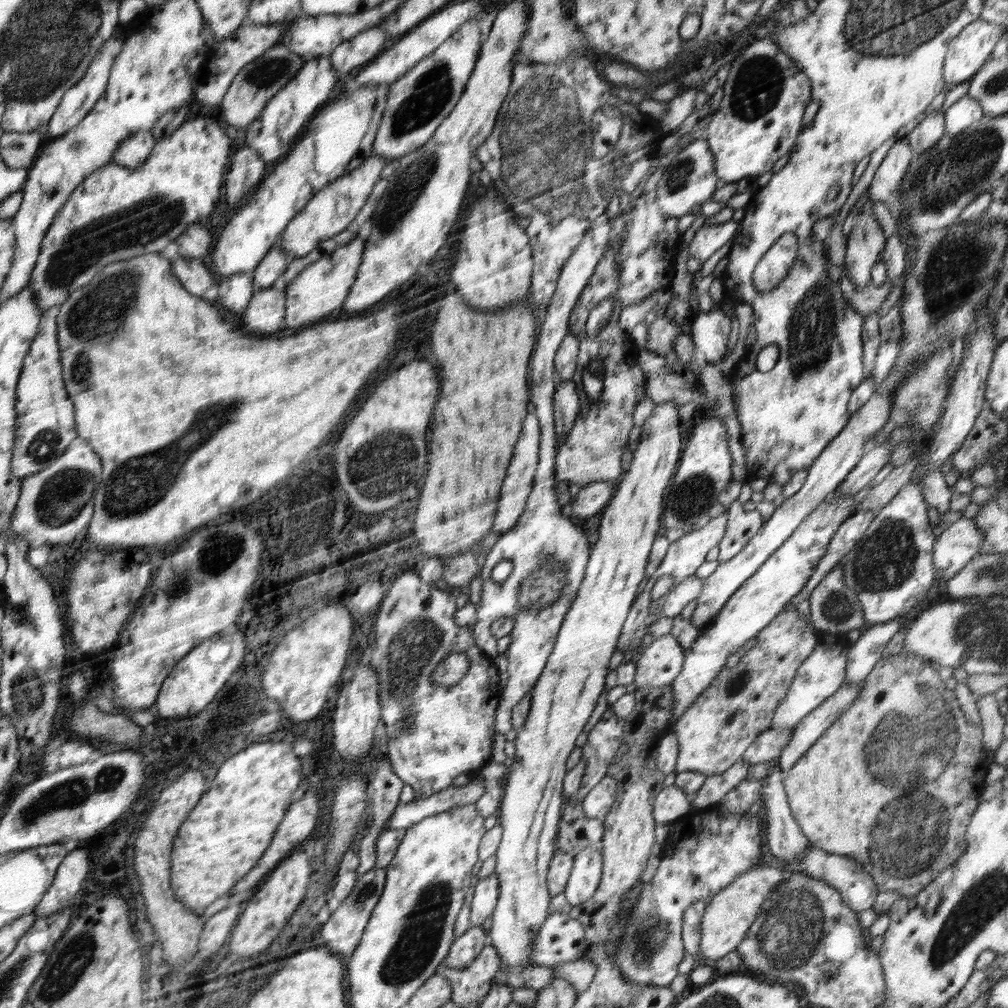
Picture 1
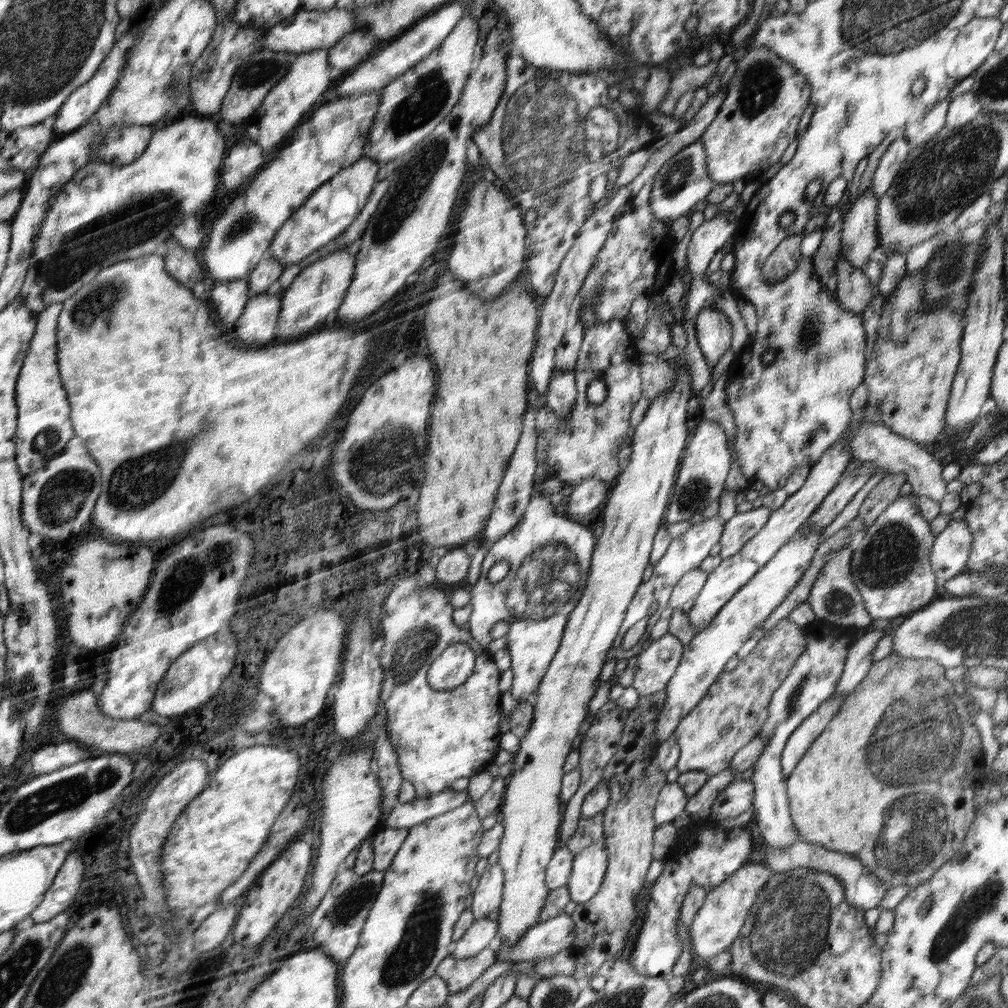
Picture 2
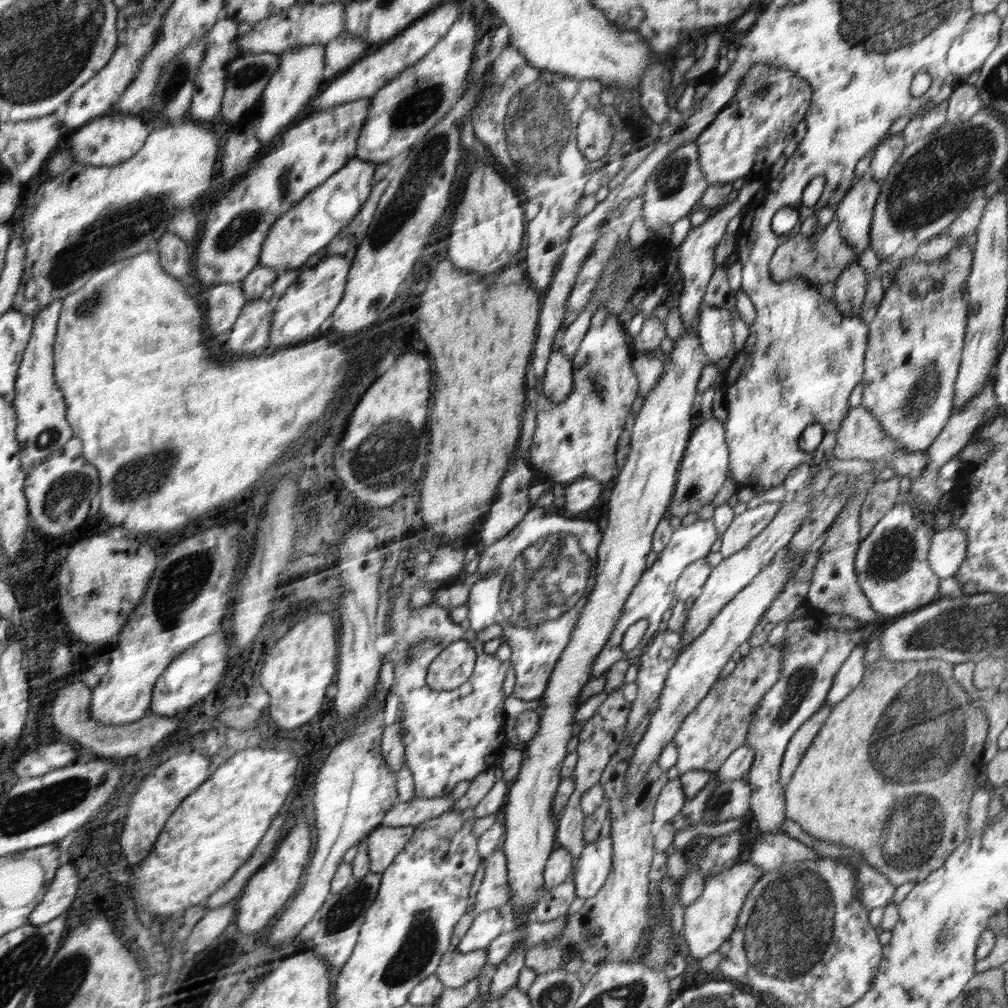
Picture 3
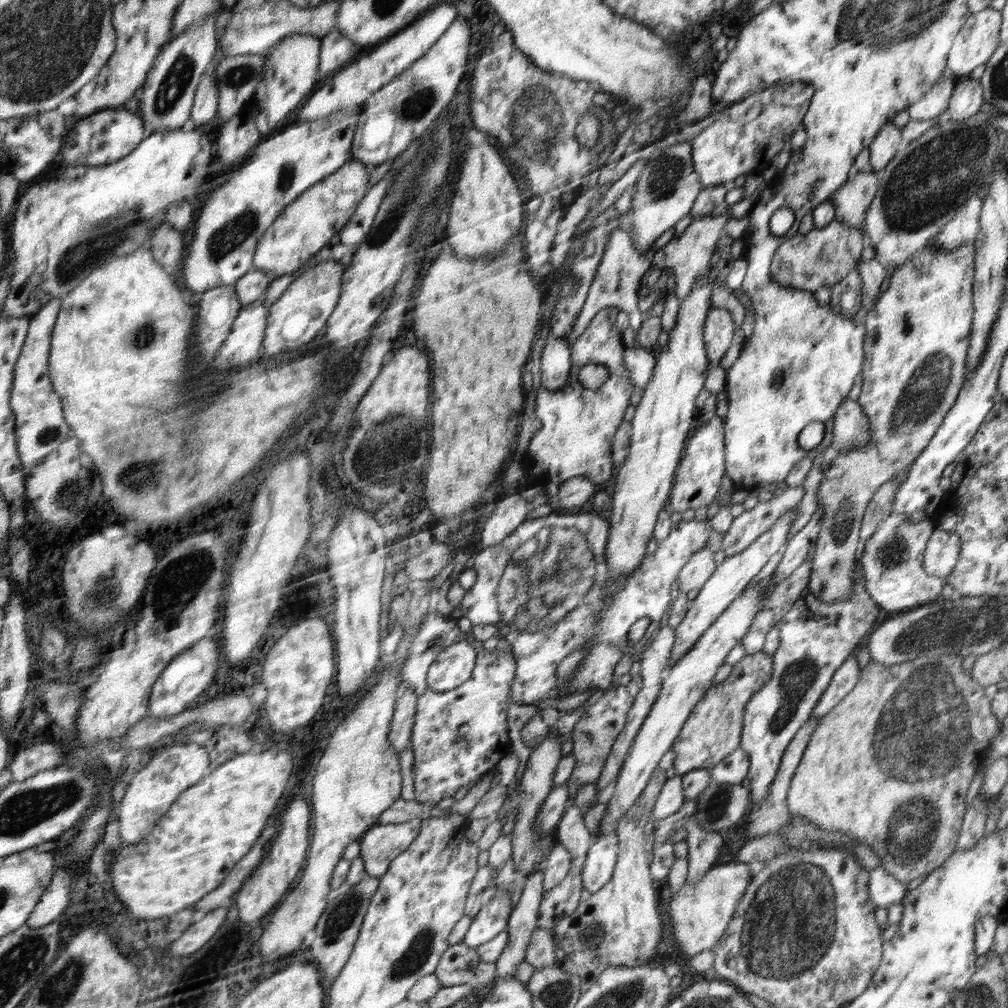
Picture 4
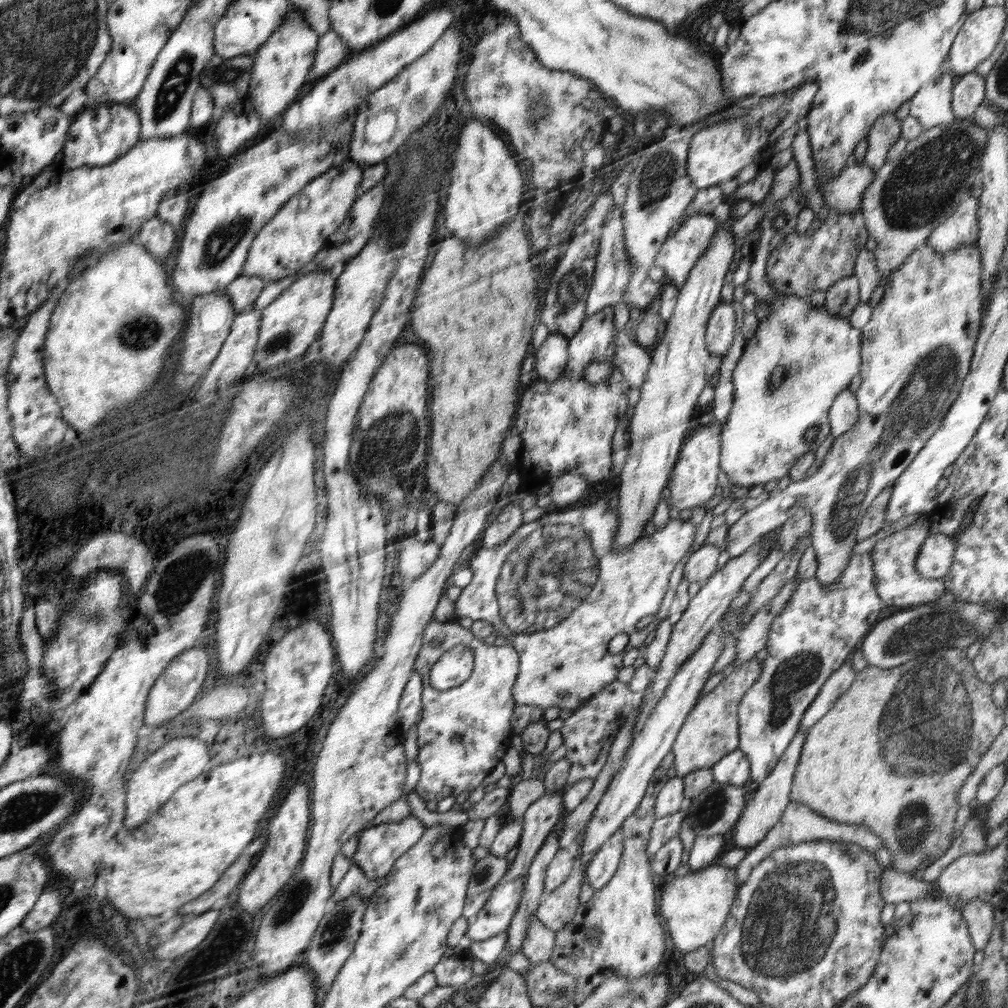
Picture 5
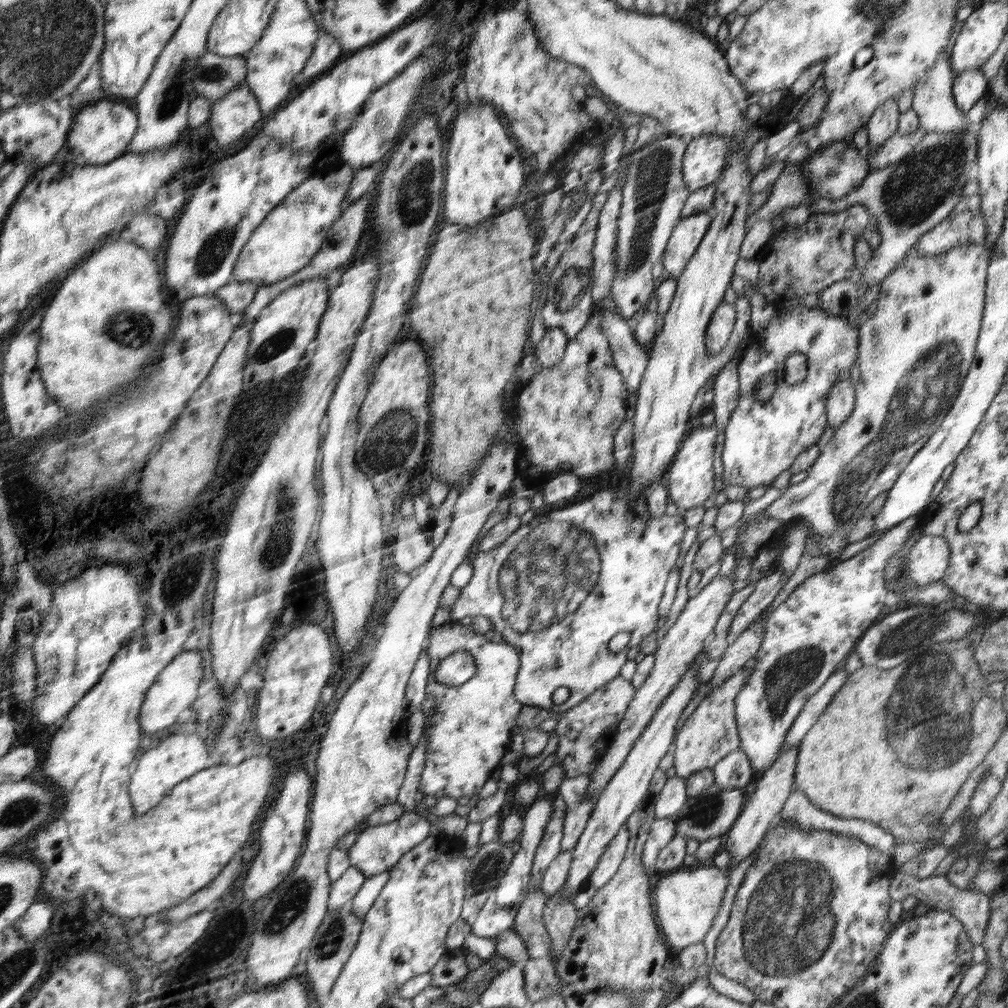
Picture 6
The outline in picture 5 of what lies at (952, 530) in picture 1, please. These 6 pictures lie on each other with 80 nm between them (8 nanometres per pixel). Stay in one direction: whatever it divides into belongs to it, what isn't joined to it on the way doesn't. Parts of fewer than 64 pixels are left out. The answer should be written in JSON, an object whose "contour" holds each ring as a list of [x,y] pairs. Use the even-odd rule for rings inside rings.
{"contour":[[[932,533],[920,547],[916,557],[916,572],[926,580],[948,575],[954,559],[954,540],[948,535]]]}

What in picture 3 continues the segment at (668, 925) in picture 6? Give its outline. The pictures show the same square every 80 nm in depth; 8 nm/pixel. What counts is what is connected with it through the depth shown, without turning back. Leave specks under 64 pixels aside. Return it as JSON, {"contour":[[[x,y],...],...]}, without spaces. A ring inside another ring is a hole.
{"contour":[[[741,861],[736,866],[706,878],[701,895],[684,911],[684,939],[689,946],[690,956],[700,959],[719,950],[733,933],[740,911],[748,893],[765,870],[750,861]]]}

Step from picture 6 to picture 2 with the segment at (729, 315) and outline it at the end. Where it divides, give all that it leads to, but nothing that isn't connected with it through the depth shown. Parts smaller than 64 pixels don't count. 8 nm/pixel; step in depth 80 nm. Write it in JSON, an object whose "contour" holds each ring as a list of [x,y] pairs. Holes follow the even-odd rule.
{"contour":[[[704,308],[695,322],[698,346],[710,368],[730,349],[732,325],[725,314],[716,308]]]}

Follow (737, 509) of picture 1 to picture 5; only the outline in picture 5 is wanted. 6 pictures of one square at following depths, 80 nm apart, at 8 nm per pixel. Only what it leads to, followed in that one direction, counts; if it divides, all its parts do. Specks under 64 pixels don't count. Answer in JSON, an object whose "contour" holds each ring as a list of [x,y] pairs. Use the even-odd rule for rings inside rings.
{"contour":[[[964,243],[956,249],[939,253],[924,245],[917,248],[900,268],[889,273],[883,297],[872,310],[872,317],[862,329],[862,383],[855,393],[859,415],[856,424],[833,441],[821,467],[809,477],[791,482],[760,506],[749,509],[728,529],[726,552],[738,558],[762,536],[784,525],[798,510],[808,508],[811,519],[811,546],[816,552],[816,581],[832,585],[840,579],[852,549],[862,518],[875,498],[887,486],[892,486],[908,468],[914,457],[925,447],[935,429],[940,428],[944,415],[957,399],[963,380],[969,371],[983,314],[981,296],[980,251],[975,243]]]}

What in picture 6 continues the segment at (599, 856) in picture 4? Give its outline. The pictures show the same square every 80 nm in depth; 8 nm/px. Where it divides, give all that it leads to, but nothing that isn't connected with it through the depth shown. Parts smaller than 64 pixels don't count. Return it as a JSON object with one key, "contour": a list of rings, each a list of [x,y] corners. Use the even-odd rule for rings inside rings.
{"contour":[[[626,825],[621,826],[614,838],[606,845],[599,863],[589,876],[588,884],[602,888],[616,874],[622,864],[629,843],[629,832]]]}

